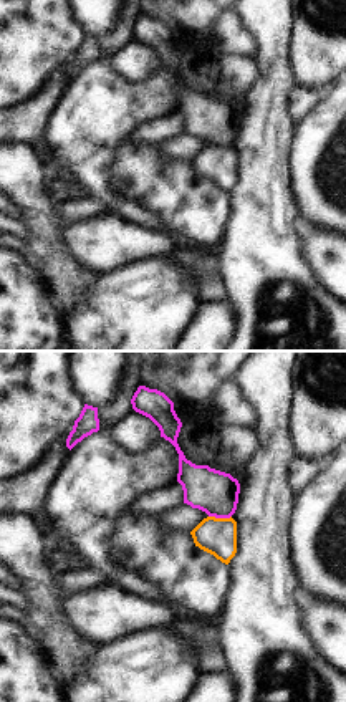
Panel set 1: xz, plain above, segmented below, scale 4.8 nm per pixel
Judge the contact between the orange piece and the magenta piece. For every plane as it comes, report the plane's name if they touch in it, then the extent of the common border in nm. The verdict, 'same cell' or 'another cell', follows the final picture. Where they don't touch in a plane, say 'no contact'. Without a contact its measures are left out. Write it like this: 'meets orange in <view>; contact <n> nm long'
meets orange in xz; contact 110 nm long

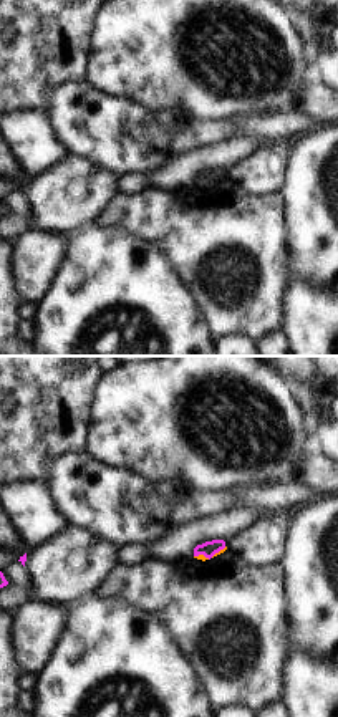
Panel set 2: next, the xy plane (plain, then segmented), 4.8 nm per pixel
meets orange in xy; contact 170 nm long

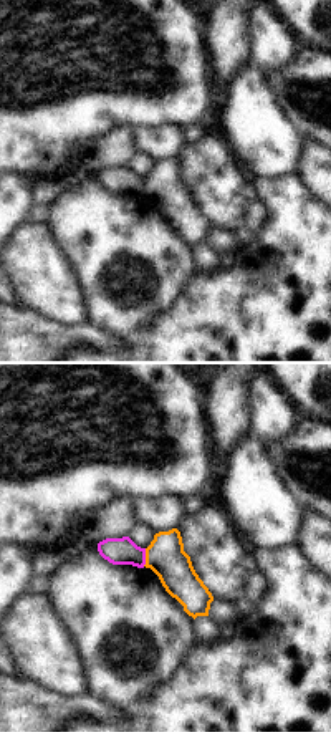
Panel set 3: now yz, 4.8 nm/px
meets orange in yz; contact 90 nm long

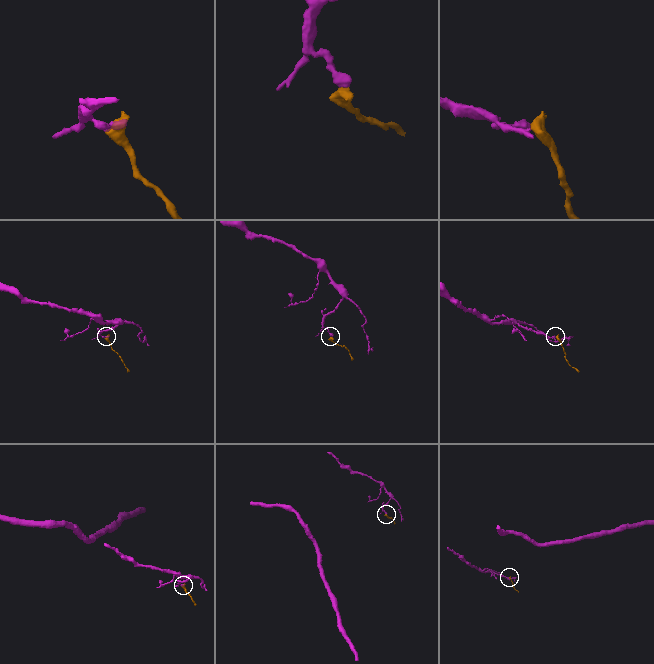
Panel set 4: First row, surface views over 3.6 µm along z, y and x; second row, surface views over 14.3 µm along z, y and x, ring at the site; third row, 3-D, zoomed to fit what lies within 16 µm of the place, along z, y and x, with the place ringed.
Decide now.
another cell

